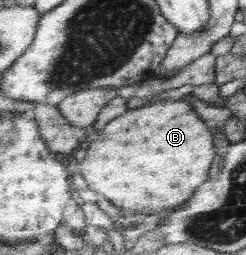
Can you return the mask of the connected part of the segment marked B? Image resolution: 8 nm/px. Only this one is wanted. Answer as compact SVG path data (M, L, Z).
M183 99L155 102L149 107L136 108L117 117L101 131L99 139L93 141L91 138L85 157L76 170L89 183L89 189L105 195L113 205L131 214L155 215L169 207L178 209L181 203L191 199L199 185L209 179L209 171L215 161L213 135L197 110Z

